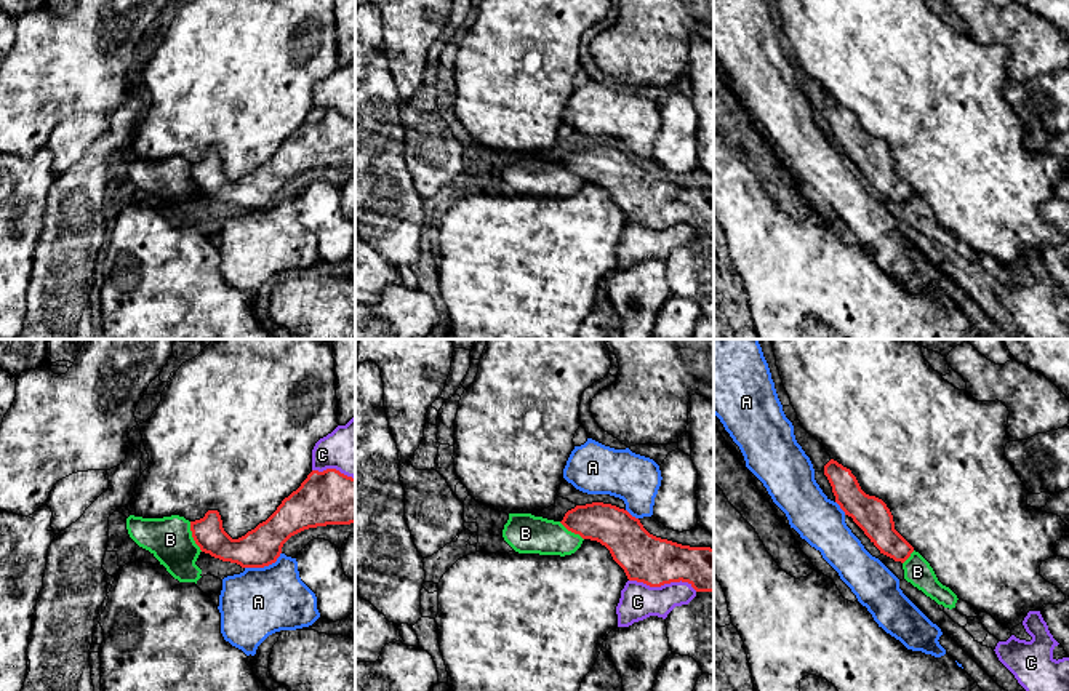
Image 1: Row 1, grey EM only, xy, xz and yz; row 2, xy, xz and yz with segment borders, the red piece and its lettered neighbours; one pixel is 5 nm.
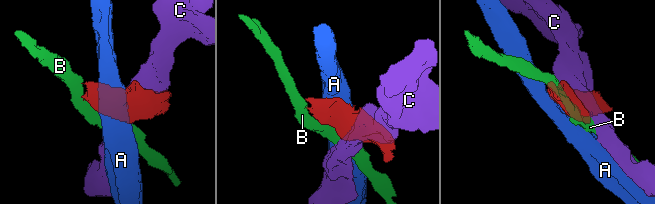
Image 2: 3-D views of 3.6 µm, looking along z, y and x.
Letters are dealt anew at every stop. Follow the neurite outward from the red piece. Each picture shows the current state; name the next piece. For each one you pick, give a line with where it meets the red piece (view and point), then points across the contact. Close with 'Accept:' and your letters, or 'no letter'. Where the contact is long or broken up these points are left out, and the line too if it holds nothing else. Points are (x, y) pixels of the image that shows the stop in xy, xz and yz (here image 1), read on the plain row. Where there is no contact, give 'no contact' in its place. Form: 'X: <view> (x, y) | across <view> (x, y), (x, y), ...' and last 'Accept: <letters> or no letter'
Accept: no letter

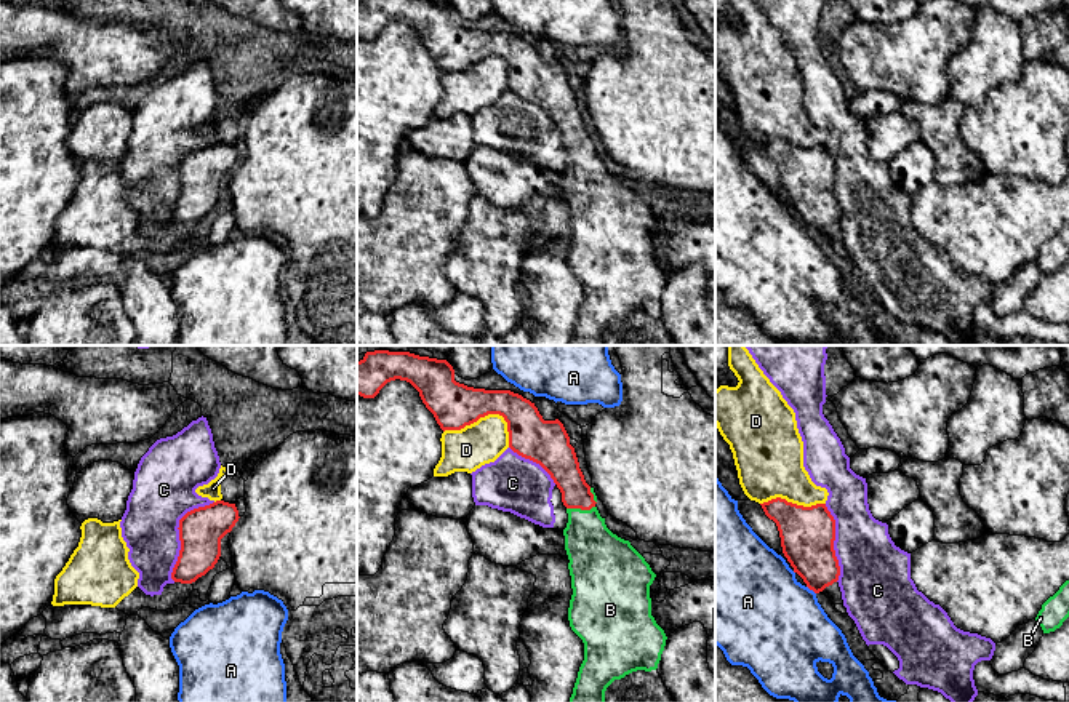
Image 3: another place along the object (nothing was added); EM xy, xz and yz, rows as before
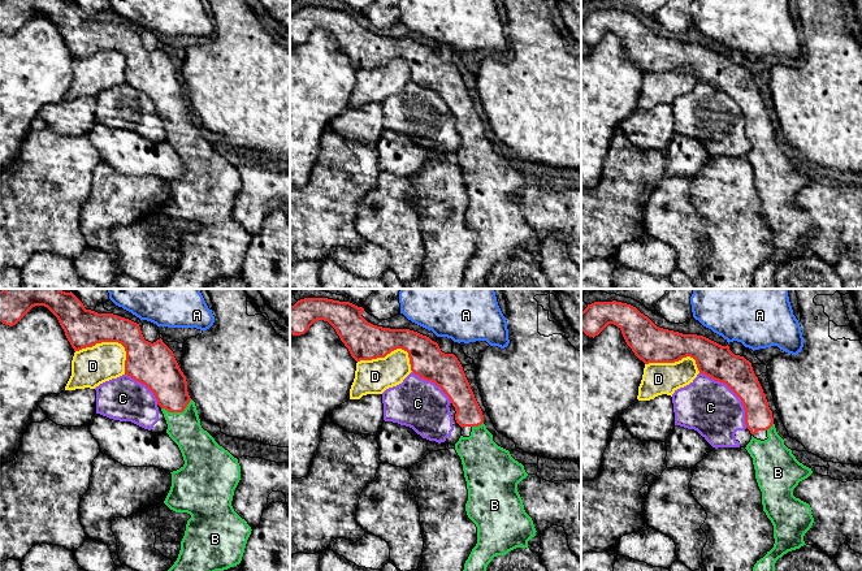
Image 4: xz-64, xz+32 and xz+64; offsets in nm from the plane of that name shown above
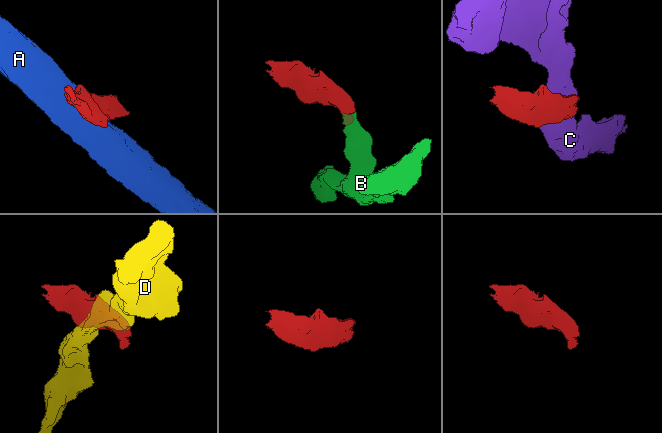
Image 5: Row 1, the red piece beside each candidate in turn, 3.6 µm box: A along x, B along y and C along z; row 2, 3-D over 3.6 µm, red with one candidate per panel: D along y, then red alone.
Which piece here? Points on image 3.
B: xz (580, 149) | across xz (560, 104), (580, 141), (580, 149), (588, 184), (596, 195)
Accept: B

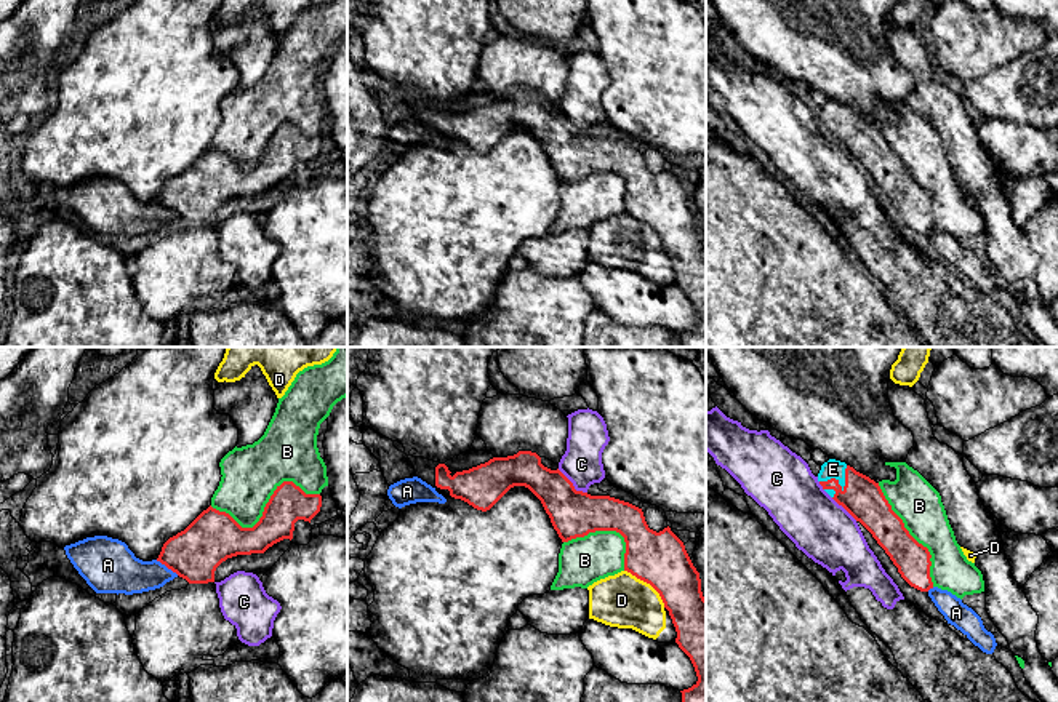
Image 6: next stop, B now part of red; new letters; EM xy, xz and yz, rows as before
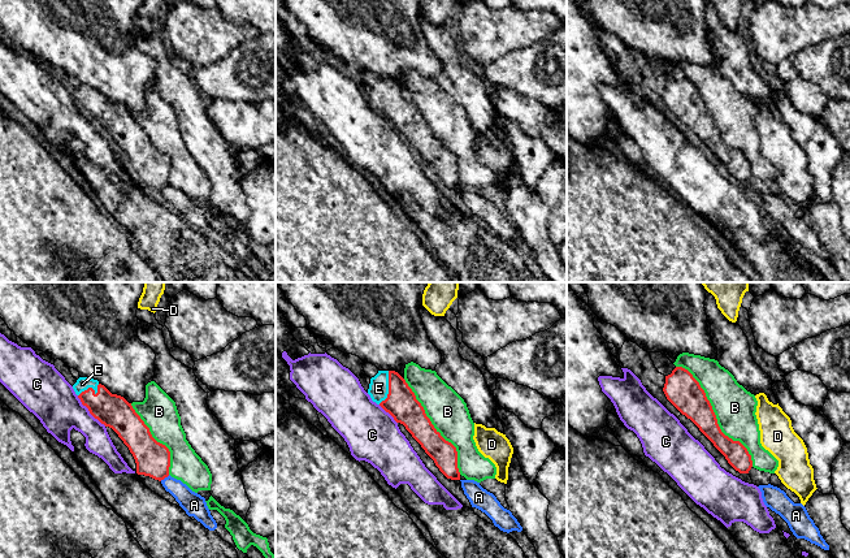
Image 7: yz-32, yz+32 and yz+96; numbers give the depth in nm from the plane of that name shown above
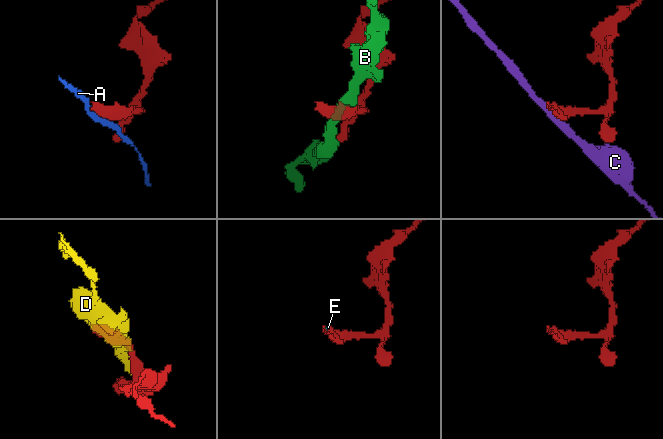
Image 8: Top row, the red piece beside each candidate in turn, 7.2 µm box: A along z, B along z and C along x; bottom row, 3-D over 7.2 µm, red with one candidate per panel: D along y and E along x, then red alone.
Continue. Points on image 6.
E: yz (839, 127) | across yz (861, 139), (847, 128), (839, 127), (833, 111)
Accept: E

